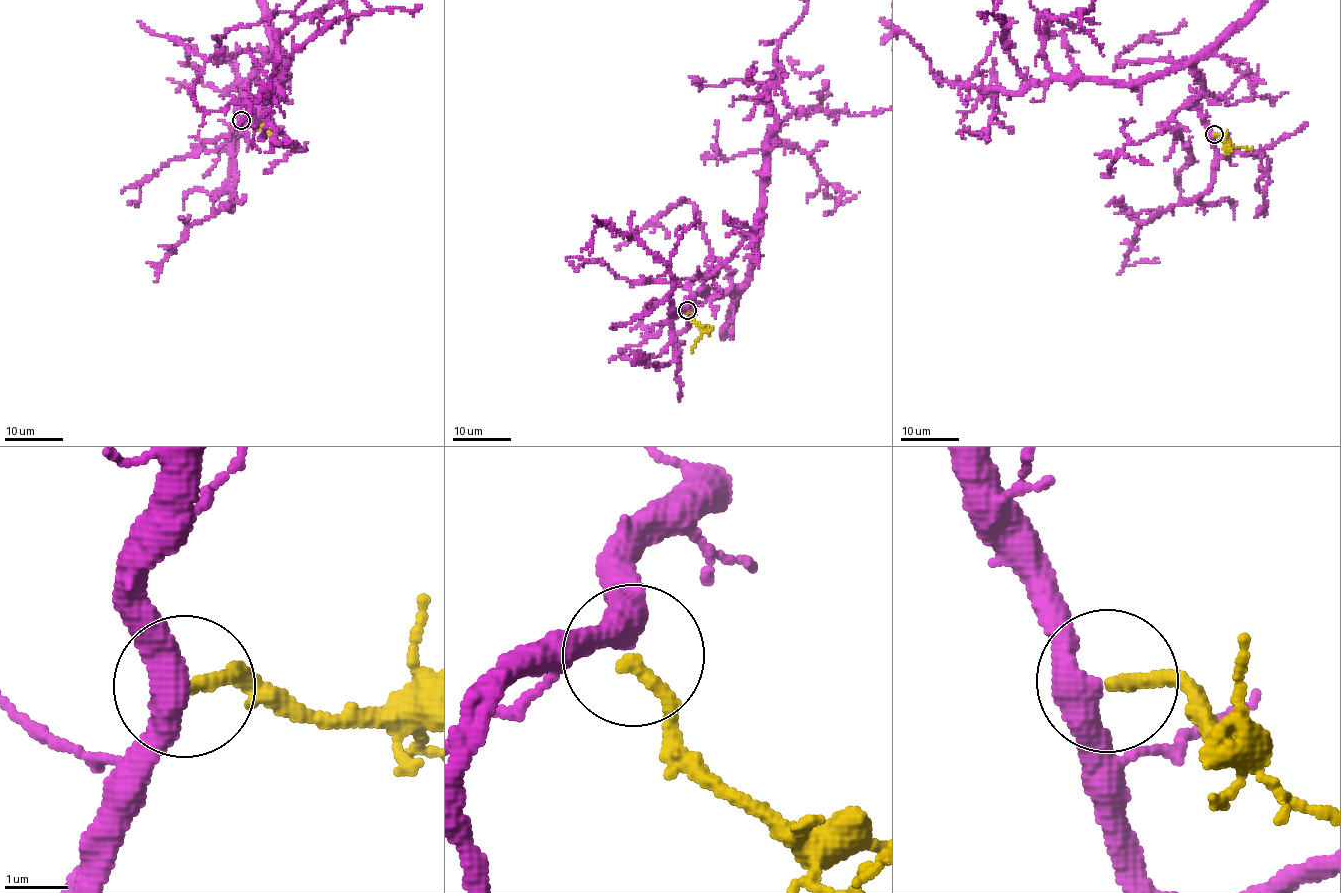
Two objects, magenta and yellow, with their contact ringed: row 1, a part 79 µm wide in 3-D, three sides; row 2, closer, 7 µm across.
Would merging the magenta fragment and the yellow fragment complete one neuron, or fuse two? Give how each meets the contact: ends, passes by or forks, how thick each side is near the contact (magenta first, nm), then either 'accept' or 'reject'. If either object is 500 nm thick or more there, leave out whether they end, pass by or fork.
magenta passes by; yellow ends; calibres 440 and 220 nm; accept

